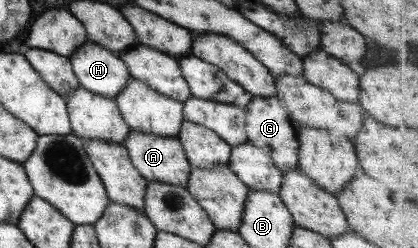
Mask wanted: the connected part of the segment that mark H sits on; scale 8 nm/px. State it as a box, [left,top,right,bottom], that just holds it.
[68,43,131,99]

